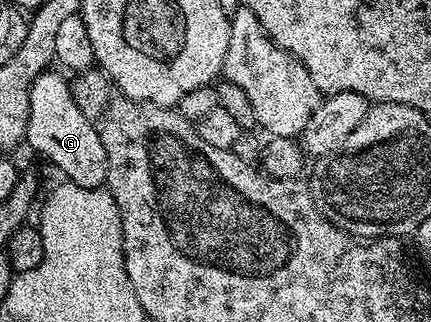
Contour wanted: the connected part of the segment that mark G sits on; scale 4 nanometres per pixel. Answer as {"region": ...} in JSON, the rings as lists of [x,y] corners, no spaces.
{"region":[[[41,73],[31,87],[31,107],[27,119],[25,141],[45,161],[50,161],[62,174],[64,180],[79,187],[100,189],[107,179],[107,151],[95,132],[87,123],[87,115],[79,111],[79,103],[73,98],[72,84],[61,73]]]}

